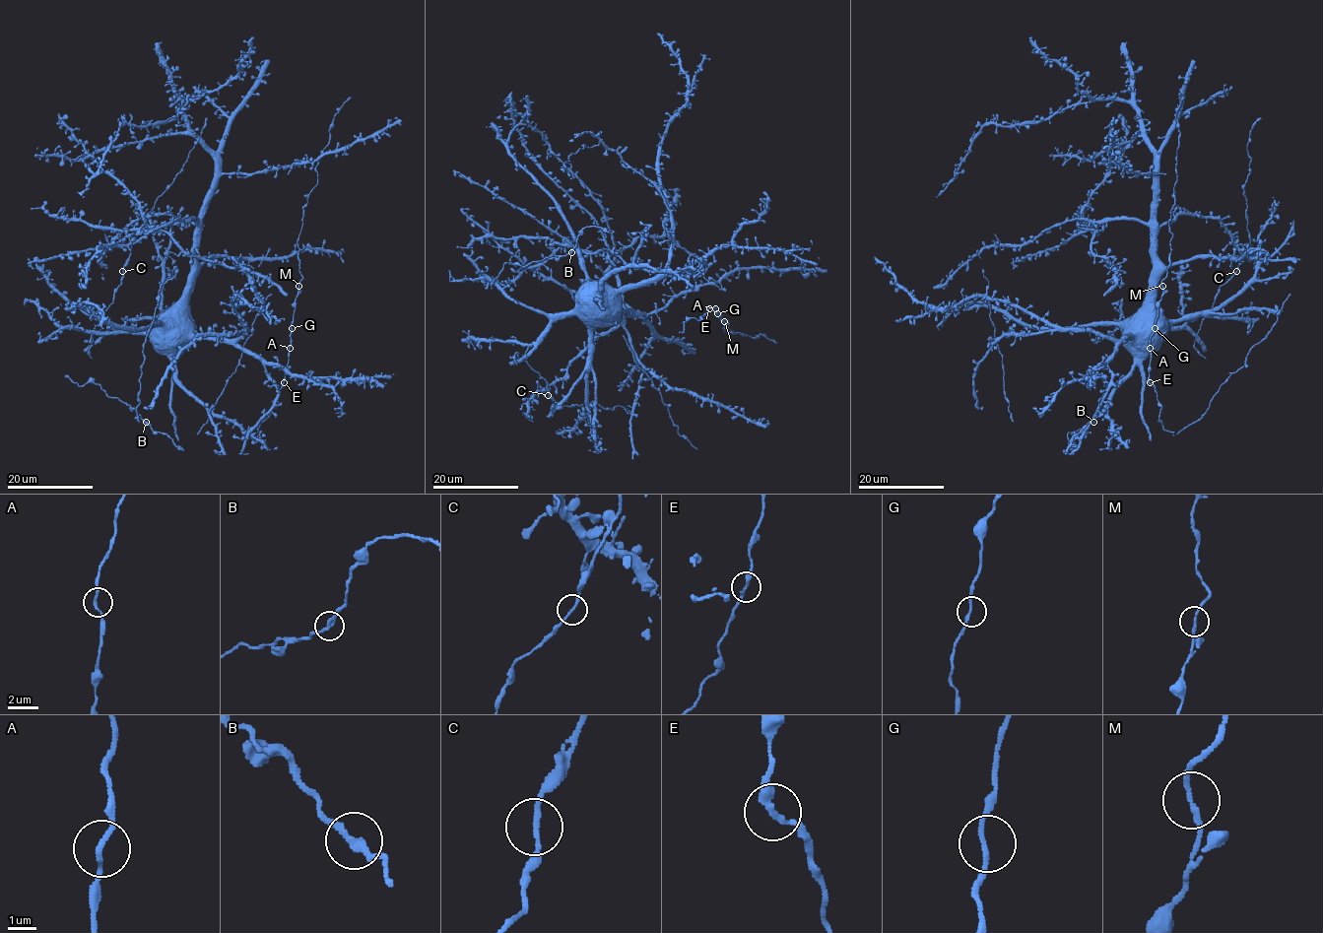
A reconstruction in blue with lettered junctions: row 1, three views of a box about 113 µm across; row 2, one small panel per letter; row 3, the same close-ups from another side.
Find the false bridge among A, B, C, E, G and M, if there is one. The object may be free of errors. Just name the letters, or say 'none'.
none

